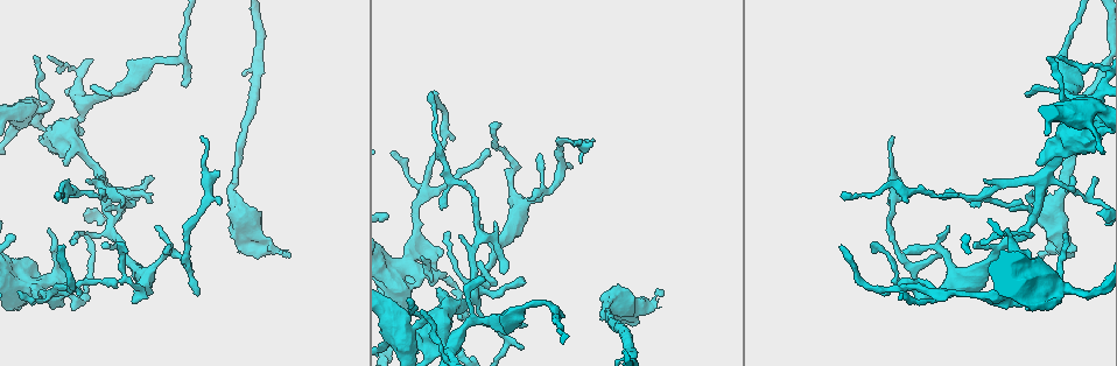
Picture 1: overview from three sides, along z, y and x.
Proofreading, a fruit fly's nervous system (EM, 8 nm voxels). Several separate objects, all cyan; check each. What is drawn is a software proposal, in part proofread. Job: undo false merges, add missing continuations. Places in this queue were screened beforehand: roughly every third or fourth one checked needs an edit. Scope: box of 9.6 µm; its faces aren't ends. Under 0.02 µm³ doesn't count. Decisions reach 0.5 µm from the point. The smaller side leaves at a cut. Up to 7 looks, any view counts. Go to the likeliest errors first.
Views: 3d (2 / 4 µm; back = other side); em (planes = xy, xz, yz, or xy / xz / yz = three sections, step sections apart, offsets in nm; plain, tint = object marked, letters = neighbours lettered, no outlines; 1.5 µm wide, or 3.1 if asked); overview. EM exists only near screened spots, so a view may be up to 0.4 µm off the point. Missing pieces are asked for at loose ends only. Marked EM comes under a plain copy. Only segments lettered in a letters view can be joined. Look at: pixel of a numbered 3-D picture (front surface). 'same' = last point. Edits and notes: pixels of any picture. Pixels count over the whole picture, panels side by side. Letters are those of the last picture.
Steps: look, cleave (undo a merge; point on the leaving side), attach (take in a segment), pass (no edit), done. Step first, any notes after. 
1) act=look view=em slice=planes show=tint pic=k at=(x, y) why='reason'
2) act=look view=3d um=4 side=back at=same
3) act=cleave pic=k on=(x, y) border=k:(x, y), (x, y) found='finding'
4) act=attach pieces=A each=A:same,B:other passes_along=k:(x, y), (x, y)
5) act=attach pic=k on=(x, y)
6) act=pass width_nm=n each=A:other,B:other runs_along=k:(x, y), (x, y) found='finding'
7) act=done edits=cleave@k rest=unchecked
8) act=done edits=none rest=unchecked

act=look view=3d um=2 side=back pic=1 at=(290, 257) why='an open end'

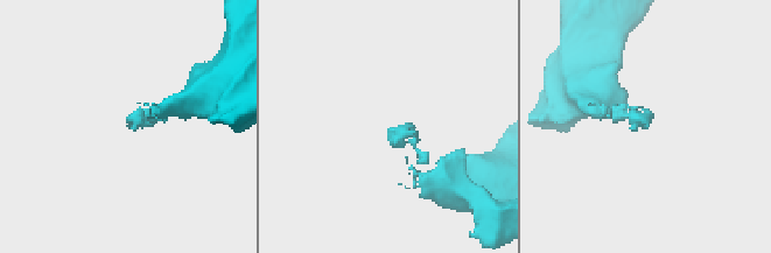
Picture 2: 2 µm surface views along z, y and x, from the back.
act=look view=em slice=planes show=letters pic=2 at=(129, 128)

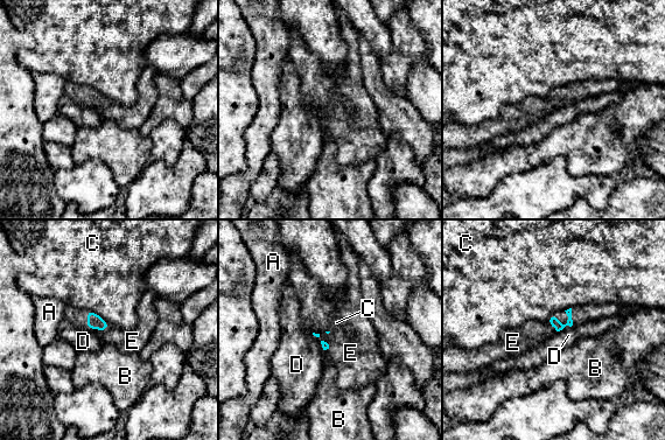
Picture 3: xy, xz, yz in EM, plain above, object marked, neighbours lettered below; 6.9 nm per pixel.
act=attach pieces=E each=A:other,B:other,C:other,D:other,E:same passes_along=3:(95, 321), (90, 328), (124, 340) found='the neuron continues'

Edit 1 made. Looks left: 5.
act=look view=overview

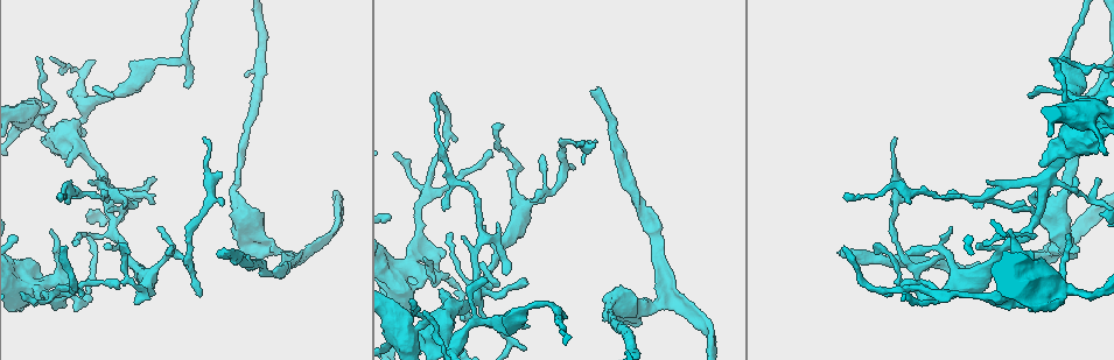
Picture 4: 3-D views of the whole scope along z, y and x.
act=look view=em slice=planes show=letters pic=4 at=(64, 308) why='branch stops here'

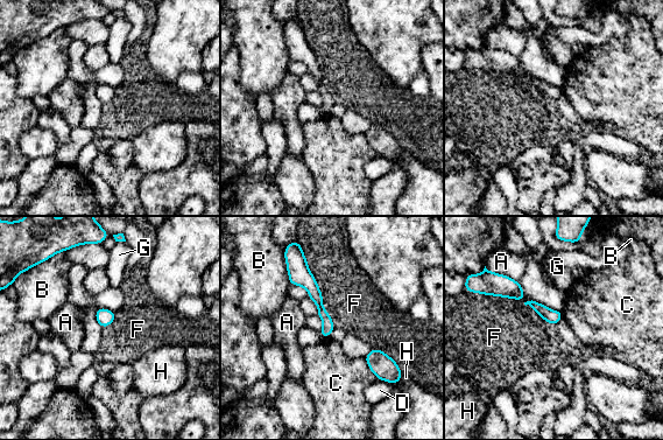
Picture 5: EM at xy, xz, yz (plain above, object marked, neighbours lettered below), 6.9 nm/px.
act=pass longest_contact=F:550nm each=A:other,B:other,C:other,D:other,F:other,G:other,H:other border=5:(303, 252), (323, 307), (336, 327) found='no lettered segment goes on from it'

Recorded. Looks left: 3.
act=look view=3d um=2 pic=4 at=(424, 310) why='thin end'

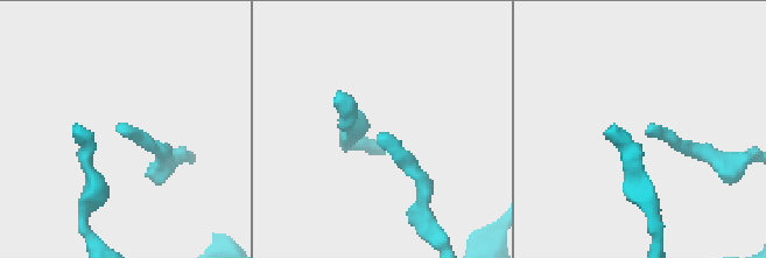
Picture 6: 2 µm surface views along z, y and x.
act=look view=em slice=planes show=tint pic=6 at=(125, 130)

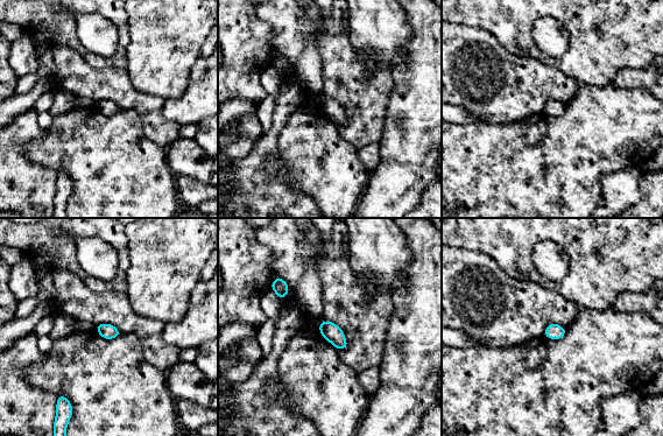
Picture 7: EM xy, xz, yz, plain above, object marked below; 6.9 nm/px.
act=look view=em slice=planes show=letters at=same

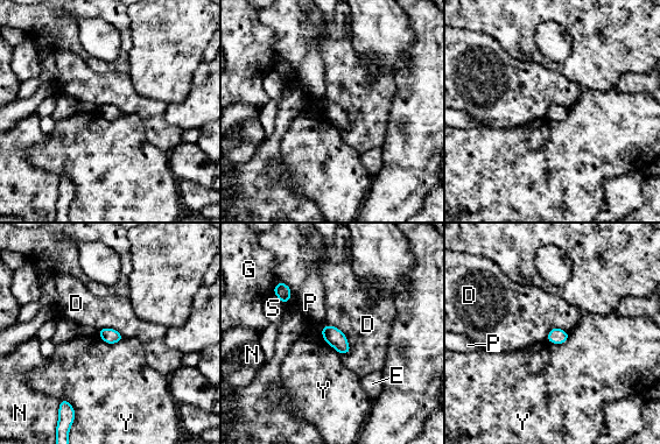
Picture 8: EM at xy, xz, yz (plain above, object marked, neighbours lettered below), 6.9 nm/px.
act=pass each=D:other,E:other,G:other,N:other,P:other,S:other,Y:other border=8:(569, 332), (563, 343), (546, 340) found='none of them fits'

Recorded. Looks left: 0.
act=done edits=attach@3 rest=unchecked

